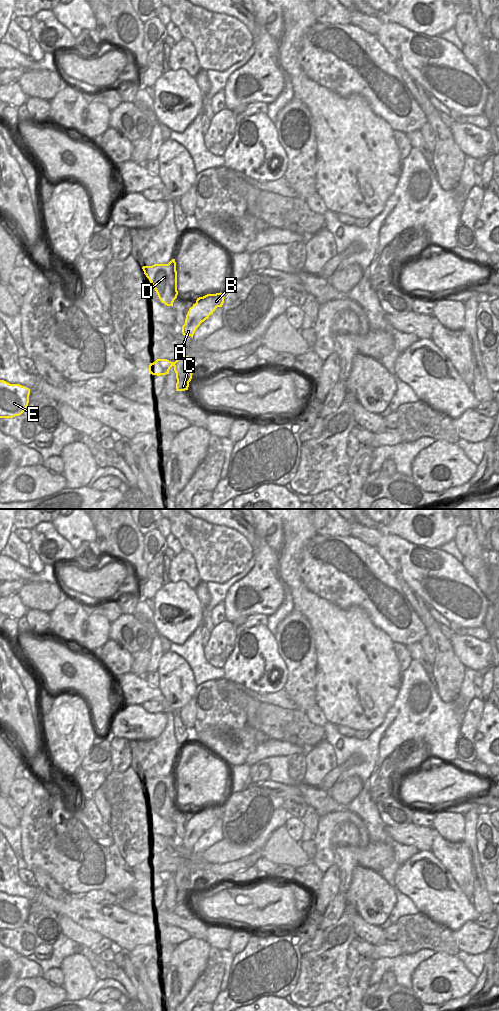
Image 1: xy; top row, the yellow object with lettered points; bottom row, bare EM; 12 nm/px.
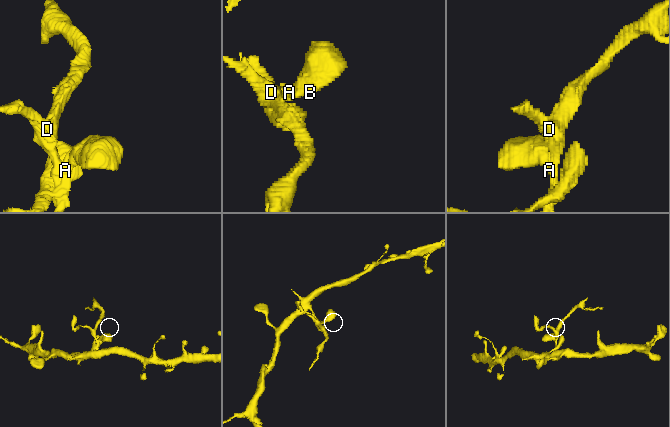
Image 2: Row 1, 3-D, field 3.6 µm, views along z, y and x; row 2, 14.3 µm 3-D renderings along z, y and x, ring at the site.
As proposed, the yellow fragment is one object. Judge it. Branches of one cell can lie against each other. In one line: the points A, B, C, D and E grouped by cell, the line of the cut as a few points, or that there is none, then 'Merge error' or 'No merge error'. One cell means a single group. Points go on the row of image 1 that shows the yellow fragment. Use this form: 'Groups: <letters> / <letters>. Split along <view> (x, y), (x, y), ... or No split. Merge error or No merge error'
Groups: A B C D / E. Split along xy (173, 362), (174, 365). Merge error

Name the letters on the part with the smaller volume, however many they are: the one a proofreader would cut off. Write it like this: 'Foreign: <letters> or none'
Foreign: A, B, C, D

